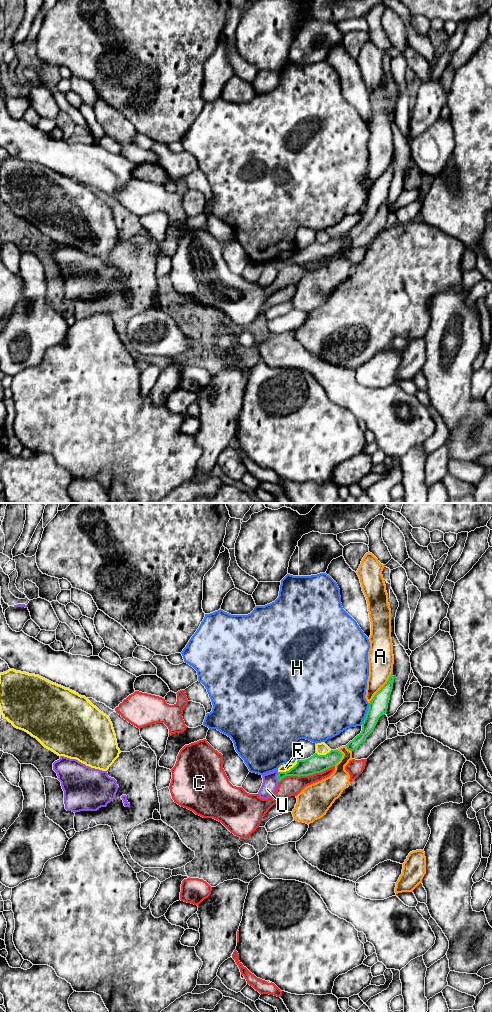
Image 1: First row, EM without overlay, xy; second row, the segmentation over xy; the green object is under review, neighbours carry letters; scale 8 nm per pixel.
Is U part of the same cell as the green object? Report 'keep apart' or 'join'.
keep apart

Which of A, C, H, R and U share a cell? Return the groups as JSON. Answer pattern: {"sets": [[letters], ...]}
{"sets": [["A"], ["C"], ["H"], ["R"], ["U"]]}

